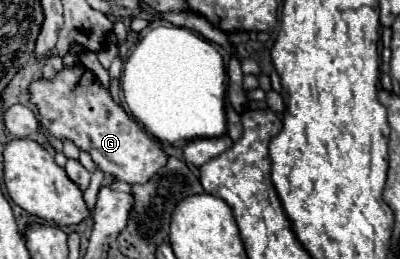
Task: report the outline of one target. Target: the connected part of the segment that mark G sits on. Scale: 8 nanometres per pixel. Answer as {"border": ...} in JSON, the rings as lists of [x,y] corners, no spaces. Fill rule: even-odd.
{"border":[[[64,68],[52,82],[32,82],[30,94],[30,100],[38,106],[42,124],[48,132],[56,138],[68,138],[78,148],[88,150],[102,172],[128,184],[146,184],[160,168],[166,166],[168,154],[162,150],[160,142],[150,138],[138,122],[112,100],[88,68]]]}

